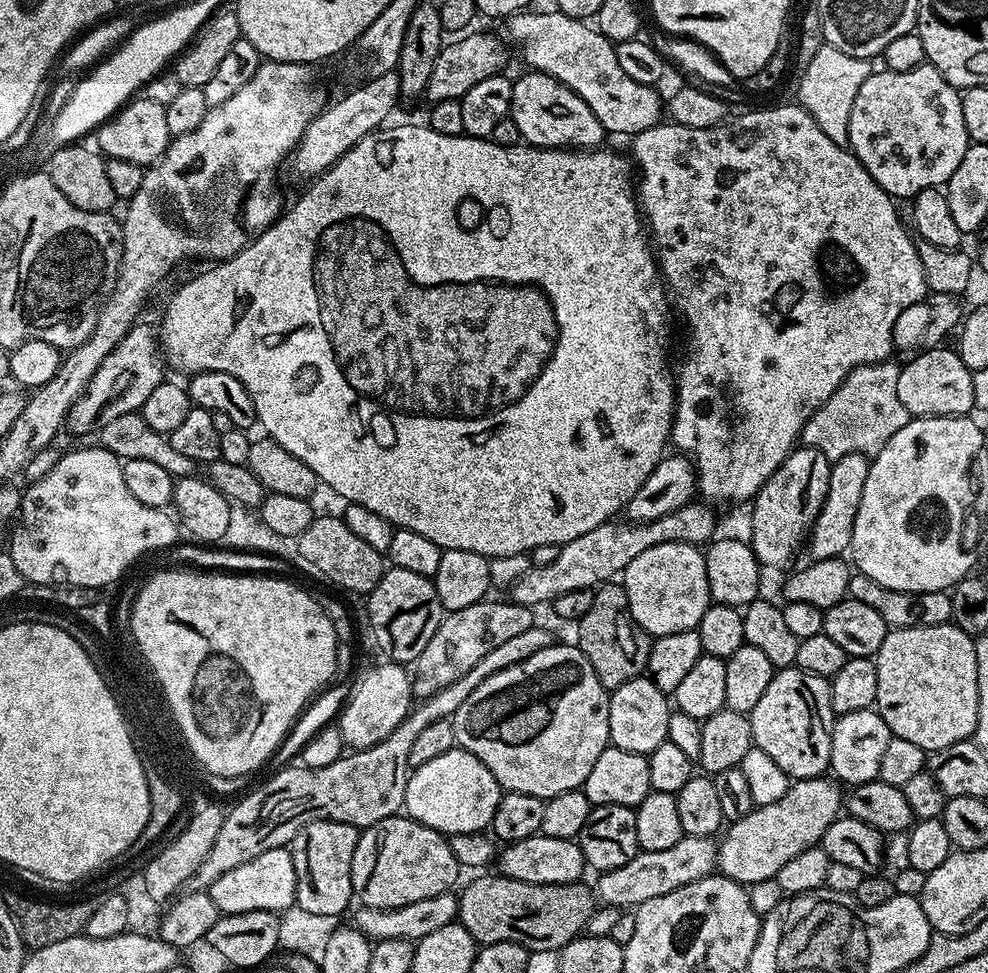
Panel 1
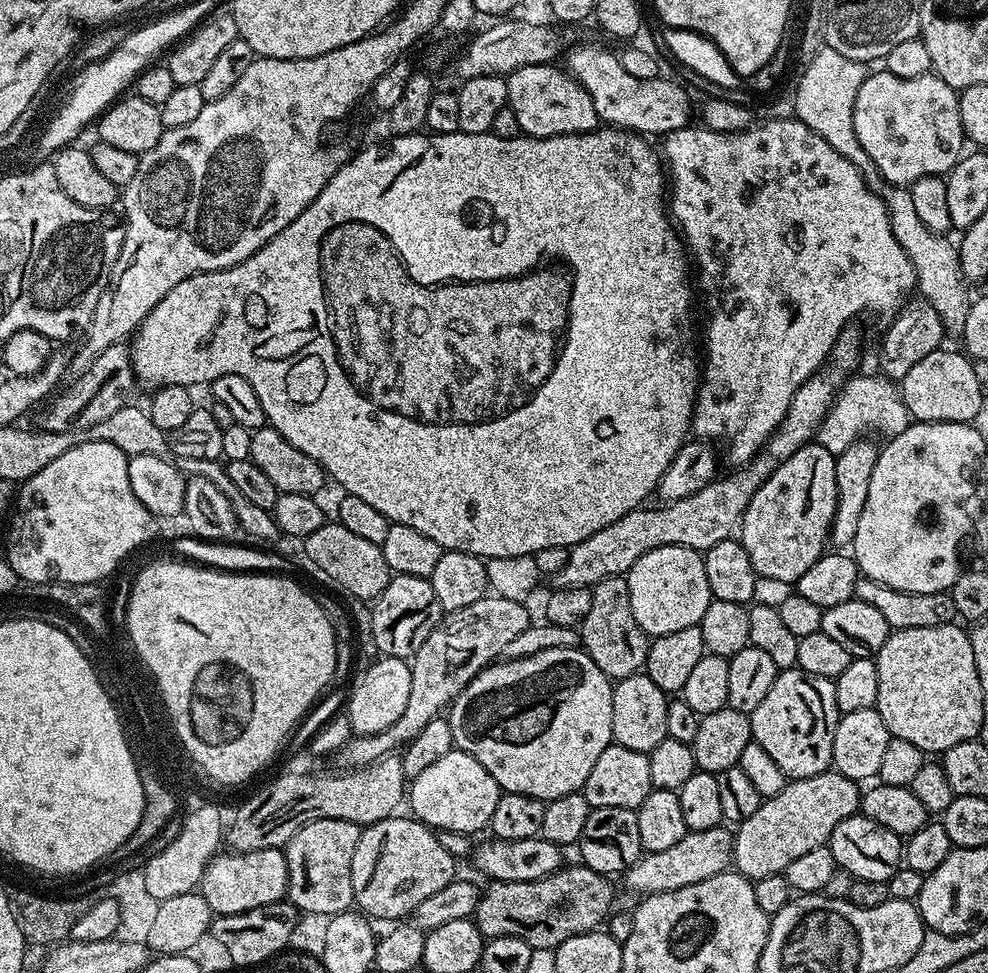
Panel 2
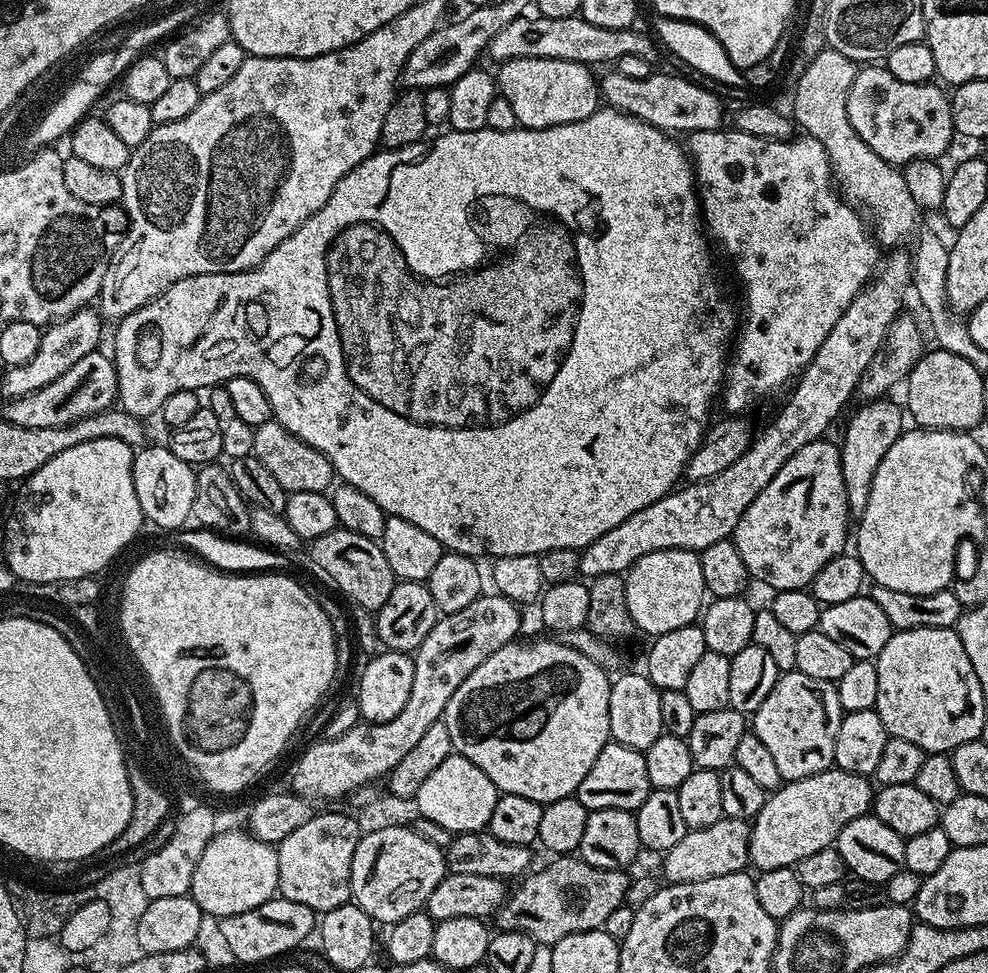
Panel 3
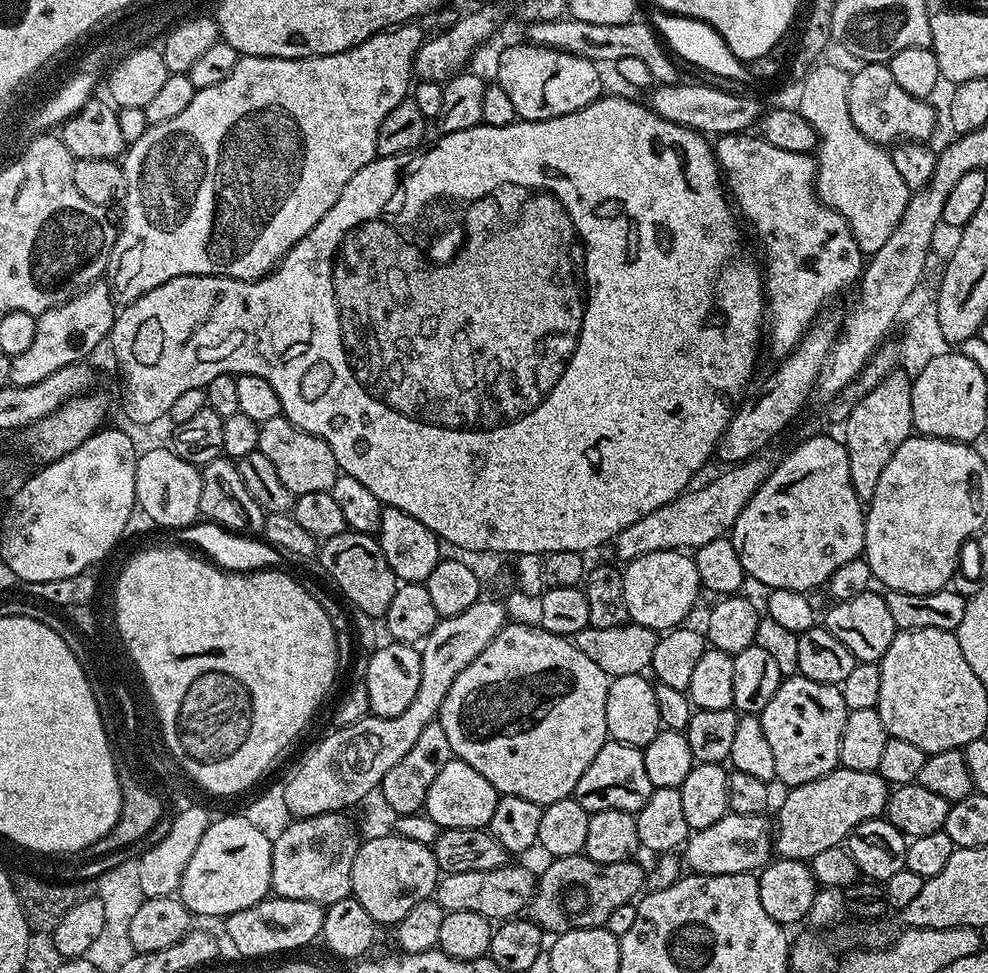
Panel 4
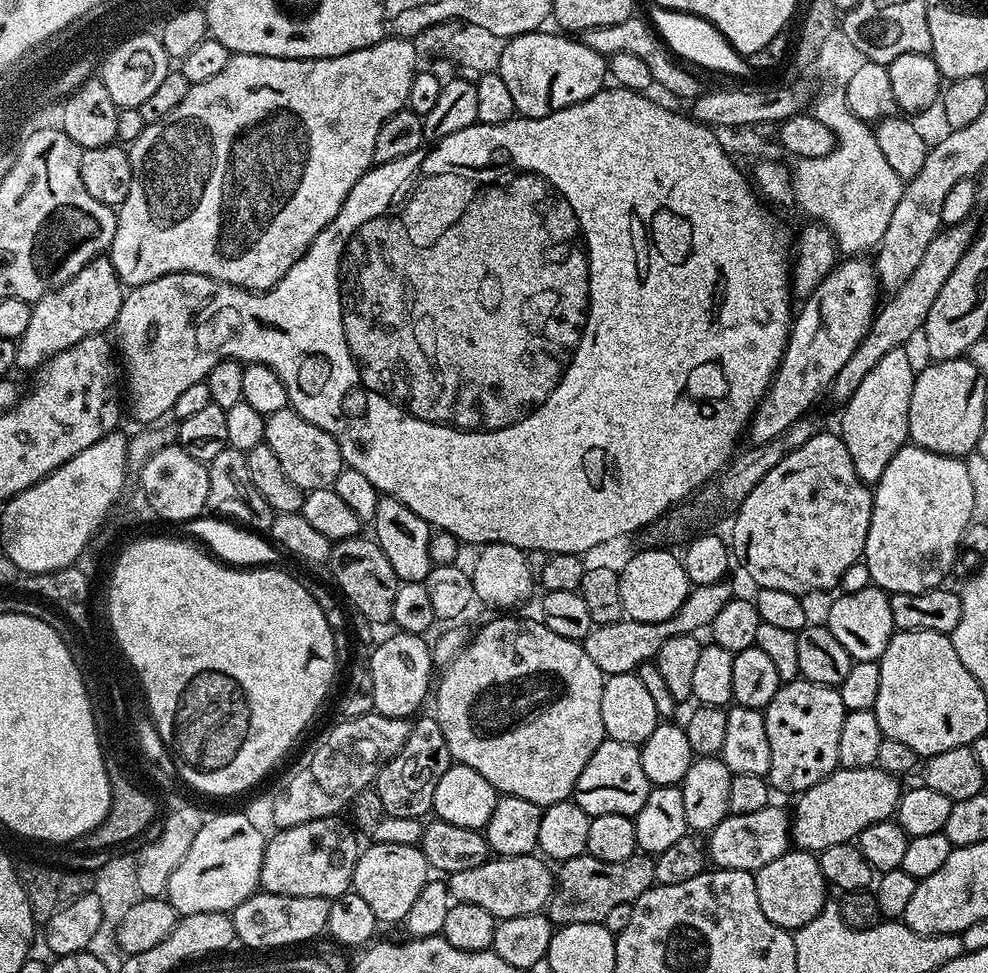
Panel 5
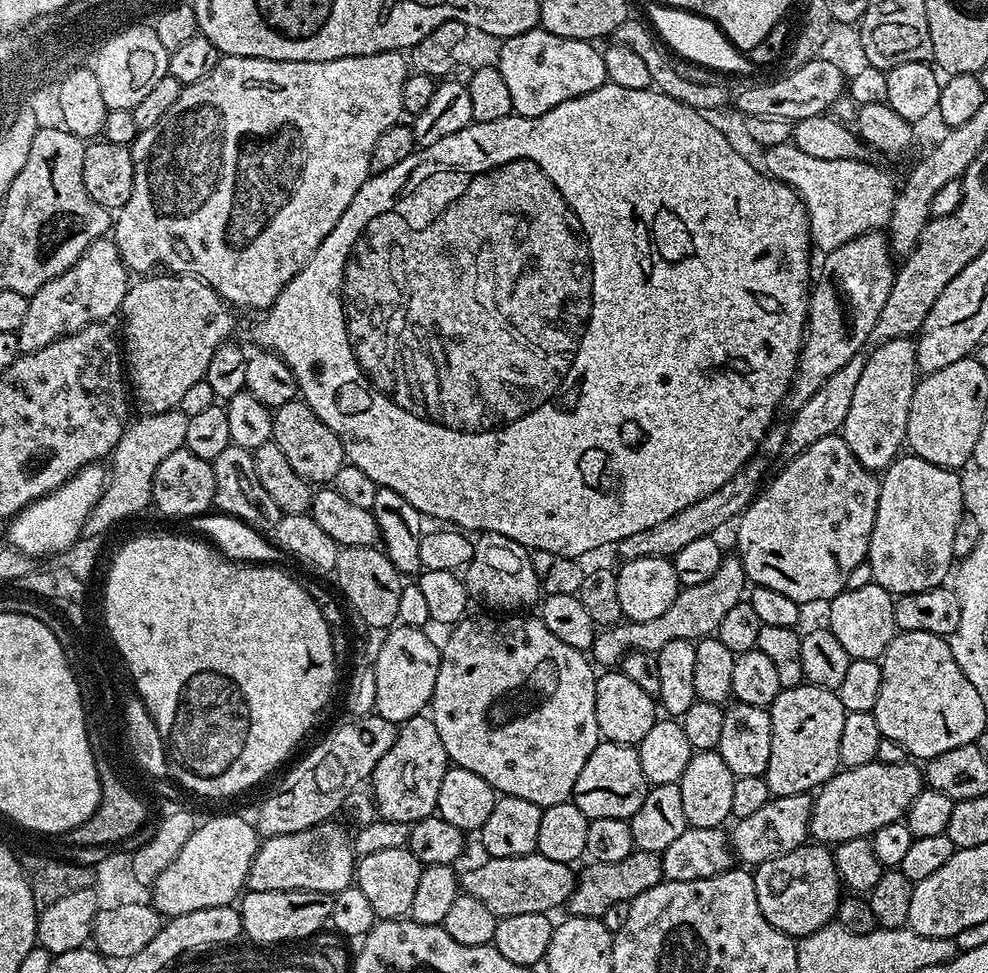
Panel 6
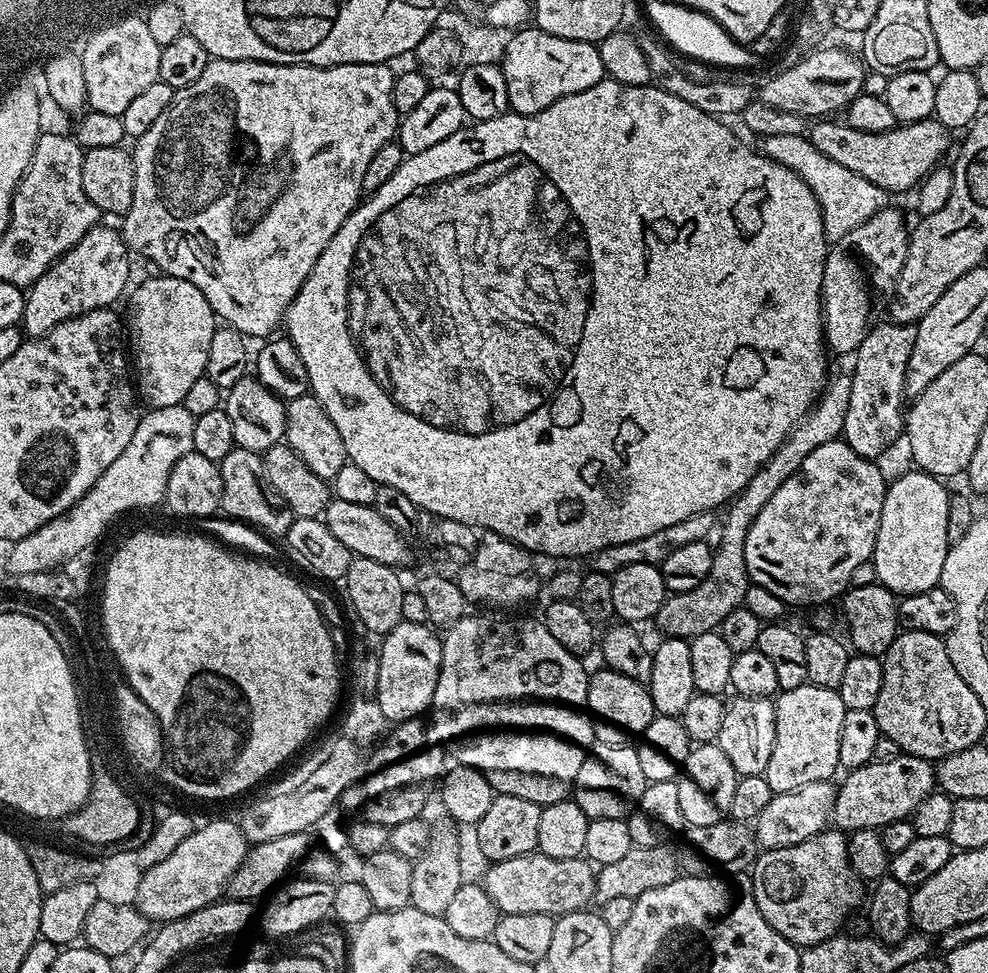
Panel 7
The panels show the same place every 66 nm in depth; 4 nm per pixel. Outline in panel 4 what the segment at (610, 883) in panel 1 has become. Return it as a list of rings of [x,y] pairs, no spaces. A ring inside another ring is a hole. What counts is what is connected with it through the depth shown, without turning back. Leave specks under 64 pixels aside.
[[[729,811],[728,815],[718,818],[714,826],[695,829],[683,845],[683,863],[687,867],[689,864],[693,873],[702,876],[755,873],[763,869],[774,852],[774,832],[769,821],[767,824],[764,819],[763,815],[747,816]]]

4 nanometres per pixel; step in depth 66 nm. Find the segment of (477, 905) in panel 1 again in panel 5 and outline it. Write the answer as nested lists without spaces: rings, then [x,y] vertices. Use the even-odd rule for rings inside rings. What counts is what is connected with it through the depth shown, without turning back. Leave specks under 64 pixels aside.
[[[648,854],[626,858],[626,862],[602,862],[589,856],[575,856],[555,869],[554,887],[546,901],[546,915],[553,925],[599,924],[619,904],[633,904],[656,884],[655,859]]]

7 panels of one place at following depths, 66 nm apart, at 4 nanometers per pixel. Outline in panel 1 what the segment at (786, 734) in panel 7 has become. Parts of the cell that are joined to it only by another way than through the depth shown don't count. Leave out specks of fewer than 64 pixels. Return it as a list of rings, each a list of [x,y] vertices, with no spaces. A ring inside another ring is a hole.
[[[795,666],[779,669],[773,675],[770,686],[766,686],[758,706],[754,706],[750,719],[753,745],[770,754],[770,758],[774,758],[774,762],[778,762],[792,780],[808,780],[812,776],[824,776],[829,771],[834,713],[830,702],[830,683],[825,677],[804,672]]]

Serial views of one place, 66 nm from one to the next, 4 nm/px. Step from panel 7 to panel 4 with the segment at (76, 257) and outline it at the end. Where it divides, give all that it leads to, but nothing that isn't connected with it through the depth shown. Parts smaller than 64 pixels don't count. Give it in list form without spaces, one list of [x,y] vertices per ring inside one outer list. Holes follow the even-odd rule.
[[[97,282],[72,296],[64,304],[46,310],[36,317],[34,340],[22,354],[12,357],[10,378],[18,386],[34,386],[42,378],[50,378],[58,370],[71,364],[87,361],[88,355],[112,335],[112,323],[118,311],[114,293],[107,283]]]

